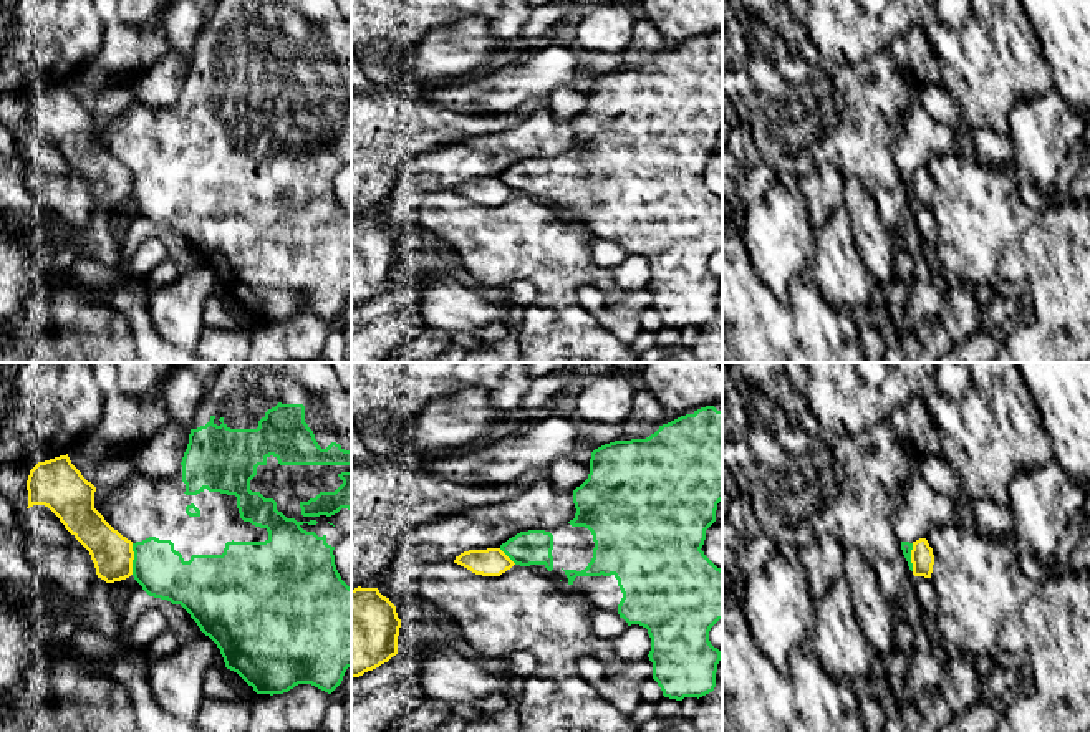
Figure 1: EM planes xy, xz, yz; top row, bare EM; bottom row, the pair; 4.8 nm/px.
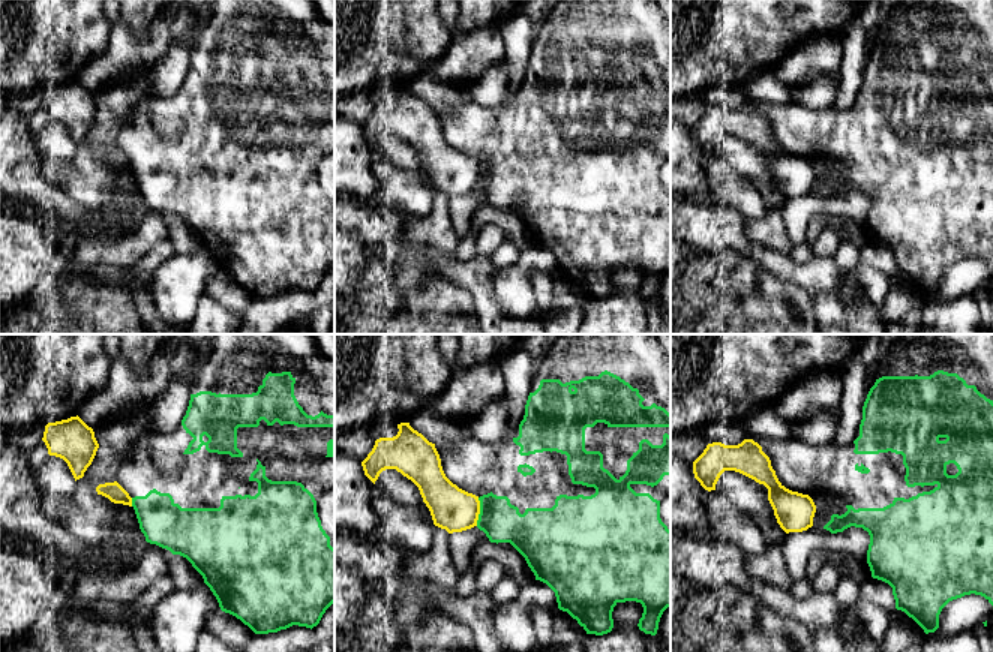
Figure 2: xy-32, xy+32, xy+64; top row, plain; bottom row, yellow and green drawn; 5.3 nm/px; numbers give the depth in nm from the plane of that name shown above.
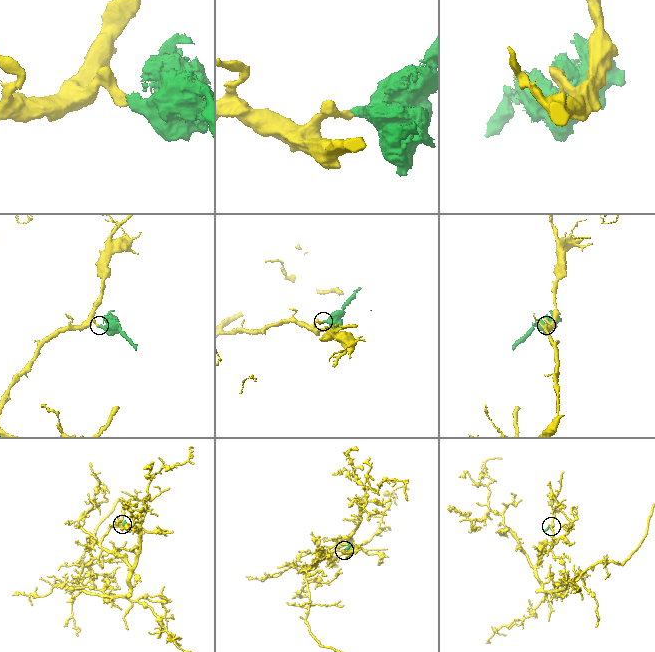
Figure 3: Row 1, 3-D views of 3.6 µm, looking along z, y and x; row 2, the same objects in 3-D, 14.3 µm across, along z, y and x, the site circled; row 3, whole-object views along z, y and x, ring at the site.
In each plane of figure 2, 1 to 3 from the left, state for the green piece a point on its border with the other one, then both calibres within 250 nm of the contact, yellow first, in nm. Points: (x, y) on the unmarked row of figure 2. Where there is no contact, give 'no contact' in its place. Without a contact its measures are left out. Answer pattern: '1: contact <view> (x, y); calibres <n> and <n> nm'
1: contact xy-32 (131, 167); calibres 100 and 240 nm
2: contact xy+32 (479, 176); calibres 240 and 220 nm
3: no contact

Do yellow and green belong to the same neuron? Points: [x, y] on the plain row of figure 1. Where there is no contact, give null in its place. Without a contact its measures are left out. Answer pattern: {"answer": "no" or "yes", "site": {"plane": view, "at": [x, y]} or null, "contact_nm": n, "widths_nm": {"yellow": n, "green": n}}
{"answer": "no", "site": {"plane": "xy", "at": [133, 187]}, "contact_nm": 150, "widths_nm": {"yellow": 200, "green": 240}}

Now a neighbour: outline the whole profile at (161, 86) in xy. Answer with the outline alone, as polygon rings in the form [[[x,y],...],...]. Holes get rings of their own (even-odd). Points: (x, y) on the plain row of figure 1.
[[[169,50],[147,73],[133,83],[136,103],[147,108],[172,106],[189,73],[189,60]]]

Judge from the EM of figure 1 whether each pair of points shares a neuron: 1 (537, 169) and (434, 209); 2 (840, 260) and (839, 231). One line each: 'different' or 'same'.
1: different
2: same

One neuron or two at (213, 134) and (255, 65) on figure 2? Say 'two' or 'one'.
one

